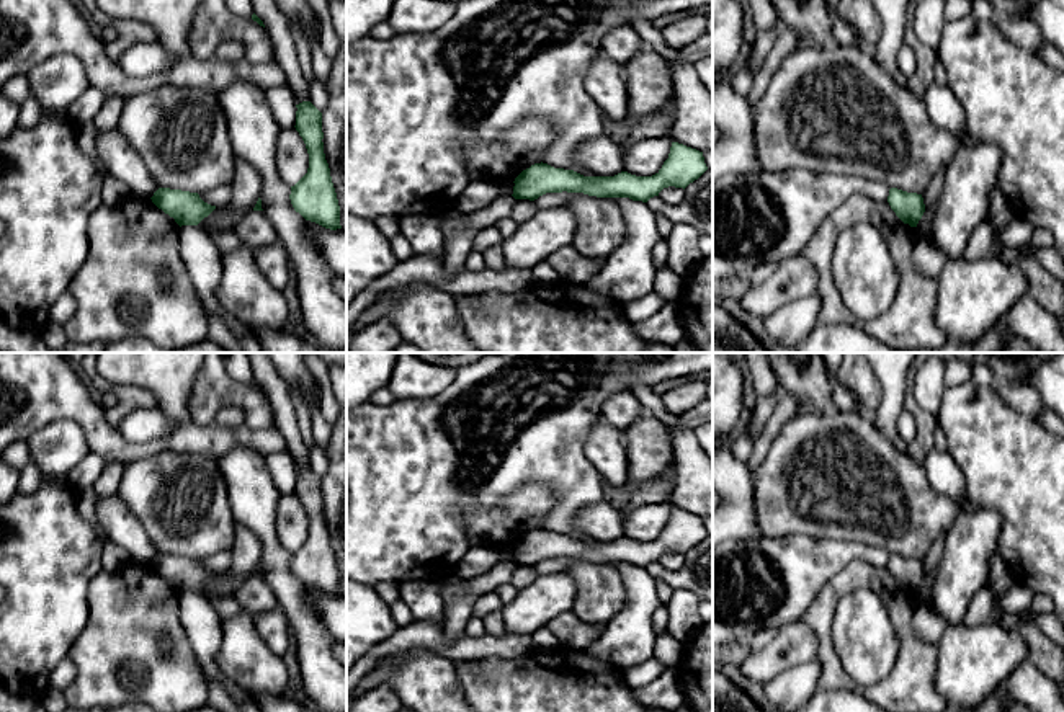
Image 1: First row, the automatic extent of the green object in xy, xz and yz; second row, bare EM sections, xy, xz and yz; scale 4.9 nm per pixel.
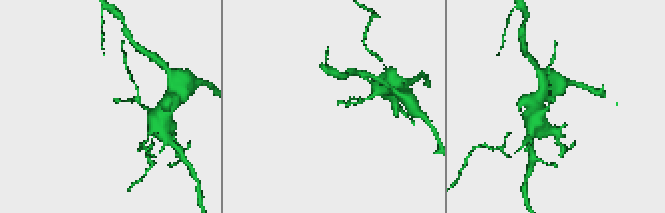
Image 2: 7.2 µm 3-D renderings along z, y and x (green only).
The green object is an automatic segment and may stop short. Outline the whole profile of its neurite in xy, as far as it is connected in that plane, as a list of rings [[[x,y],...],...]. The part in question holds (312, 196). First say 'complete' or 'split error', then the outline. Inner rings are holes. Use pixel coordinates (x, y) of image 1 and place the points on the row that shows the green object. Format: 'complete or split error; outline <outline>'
complete; outline [[[311,103],[296,105],[296,131],[302,137],[307,154],[307,173],[291,186],[291,204],[306,220],[337,230],[340,206],[324,154],[322,113]]]

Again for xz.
complete; outline [[[672,142],[668,158],[652,176],[621,171],[615,176],[583,176],[574,170],[534,163],[515,178],[513,198],[534,201],[546,193],[583,193],[597,198],[629,198],[647,202],[664,188],[686,188],[708,170],[703,152]]]

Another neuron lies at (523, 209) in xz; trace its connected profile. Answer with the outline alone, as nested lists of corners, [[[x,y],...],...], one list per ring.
[[[516,199],[508,217],[513,219],[516,224],[523,224],[530,217],[533,217],[536,211],[538,207],[534,201]]]

